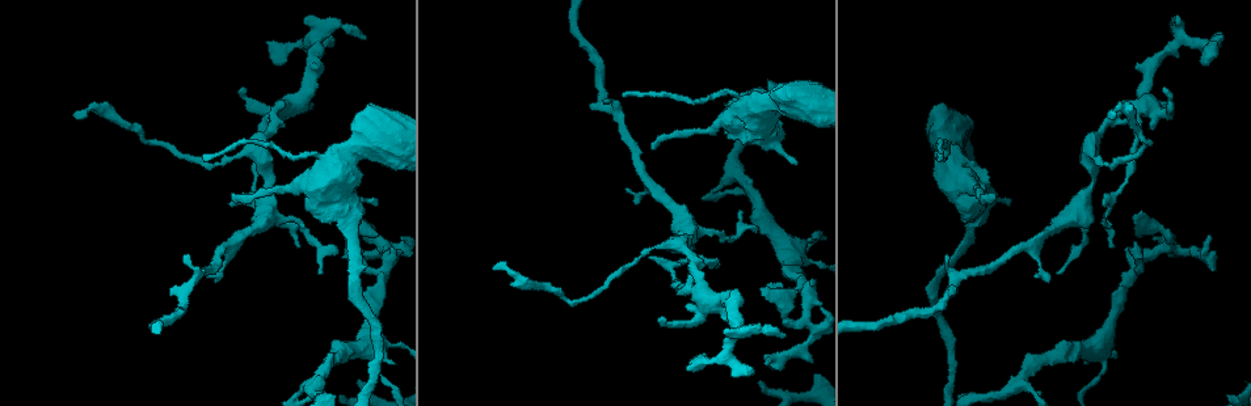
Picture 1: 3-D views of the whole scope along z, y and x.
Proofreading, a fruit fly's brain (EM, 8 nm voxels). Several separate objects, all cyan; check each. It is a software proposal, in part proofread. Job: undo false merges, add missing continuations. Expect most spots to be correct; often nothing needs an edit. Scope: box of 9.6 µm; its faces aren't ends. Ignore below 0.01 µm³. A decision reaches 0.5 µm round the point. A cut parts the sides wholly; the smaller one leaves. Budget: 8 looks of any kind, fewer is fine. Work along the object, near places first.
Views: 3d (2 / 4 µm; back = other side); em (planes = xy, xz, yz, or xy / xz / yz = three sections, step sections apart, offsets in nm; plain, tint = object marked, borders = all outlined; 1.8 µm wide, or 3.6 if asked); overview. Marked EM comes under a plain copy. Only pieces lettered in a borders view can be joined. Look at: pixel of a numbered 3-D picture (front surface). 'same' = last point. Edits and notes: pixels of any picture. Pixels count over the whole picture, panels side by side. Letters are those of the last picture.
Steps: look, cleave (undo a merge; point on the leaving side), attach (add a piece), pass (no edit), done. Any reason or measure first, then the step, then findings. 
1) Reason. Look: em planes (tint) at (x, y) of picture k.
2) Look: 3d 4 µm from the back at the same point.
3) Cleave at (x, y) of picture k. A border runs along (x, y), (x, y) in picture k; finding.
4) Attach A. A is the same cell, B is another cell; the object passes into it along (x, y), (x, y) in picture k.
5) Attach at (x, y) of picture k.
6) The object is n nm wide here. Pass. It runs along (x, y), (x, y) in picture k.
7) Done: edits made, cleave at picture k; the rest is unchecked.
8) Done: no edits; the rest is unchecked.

Four or more arms meet. Look: em yz step 16 (borders) at (315, 40) of picture 1.

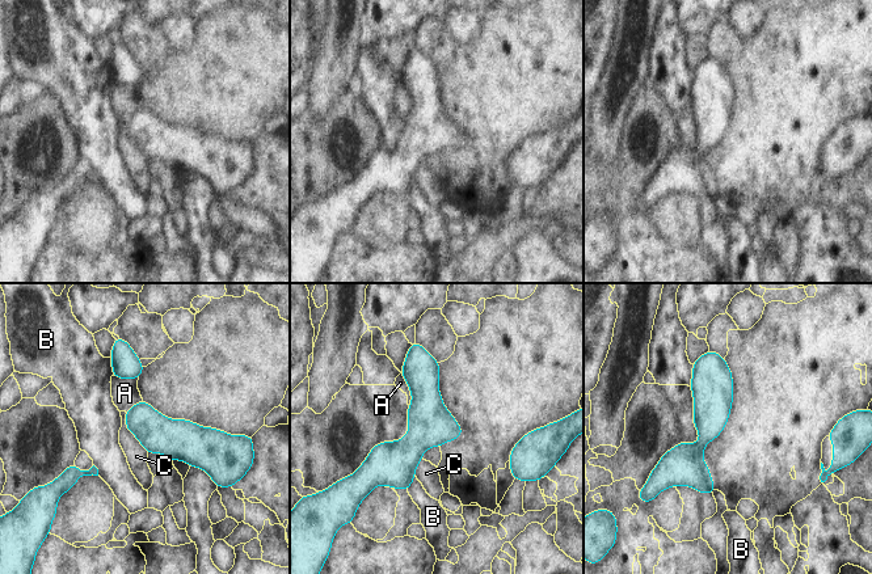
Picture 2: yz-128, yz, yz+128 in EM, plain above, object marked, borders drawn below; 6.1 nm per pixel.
Cut it another way. Look: em planes (borders) at the same point.

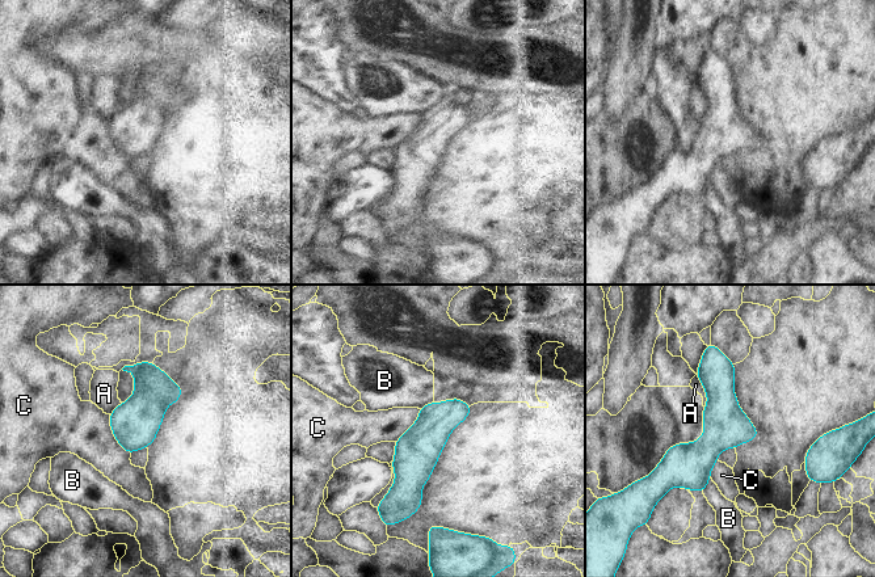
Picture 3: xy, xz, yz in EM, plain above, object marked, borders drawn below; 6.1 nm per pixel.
Pass. A, B and C are other cells; a border runs along (108, 415), (110, 432), (130, 454) in picture 3; continuous, no second neuron.

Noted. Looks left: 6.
Free end. Look: 3d 2 µm at (239, 90) of picture 1.

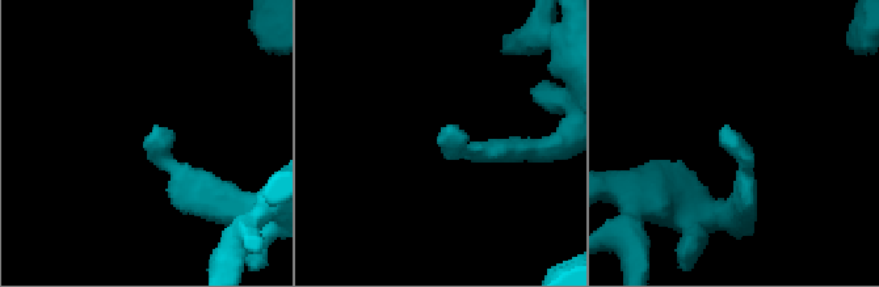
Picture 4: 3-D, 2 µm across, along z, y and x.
Now the EM. Look: em planes (borders) at (147, 139) of picture 4.

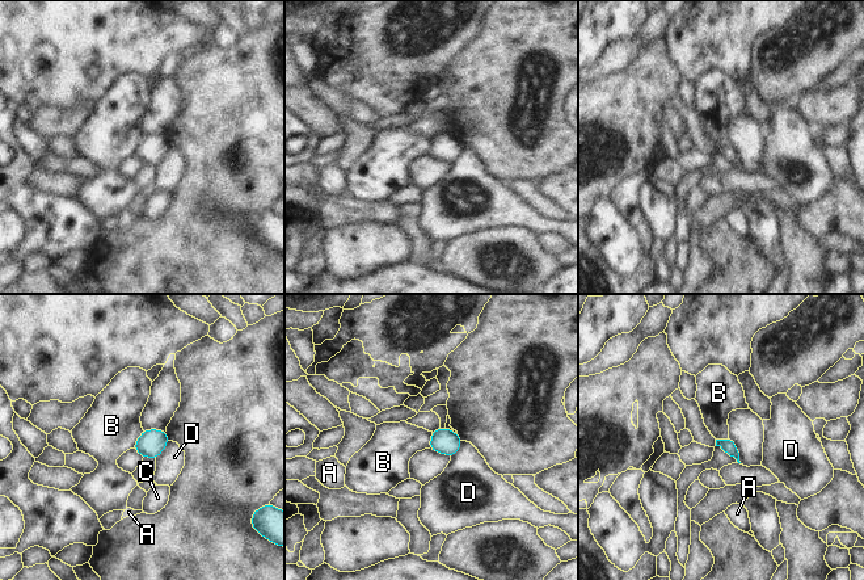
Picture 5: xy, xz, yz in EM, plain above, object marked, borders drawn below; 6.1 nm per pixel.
Pass. A, B, C and D are other cells; a border runs along (143, 431), (131, 448) in picture 5; none of them fits.

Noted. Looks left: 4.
Free end. Look: 3d 2 µm at (798, 163) of picture 1.

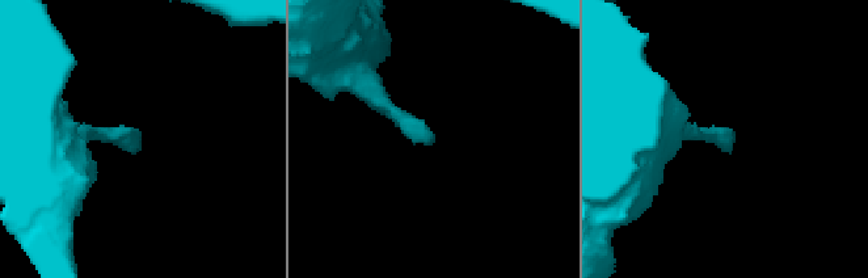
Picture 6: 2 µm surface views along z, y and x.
Need the tissue. Look: em planes (borders) at (433, 141) of picture 6.

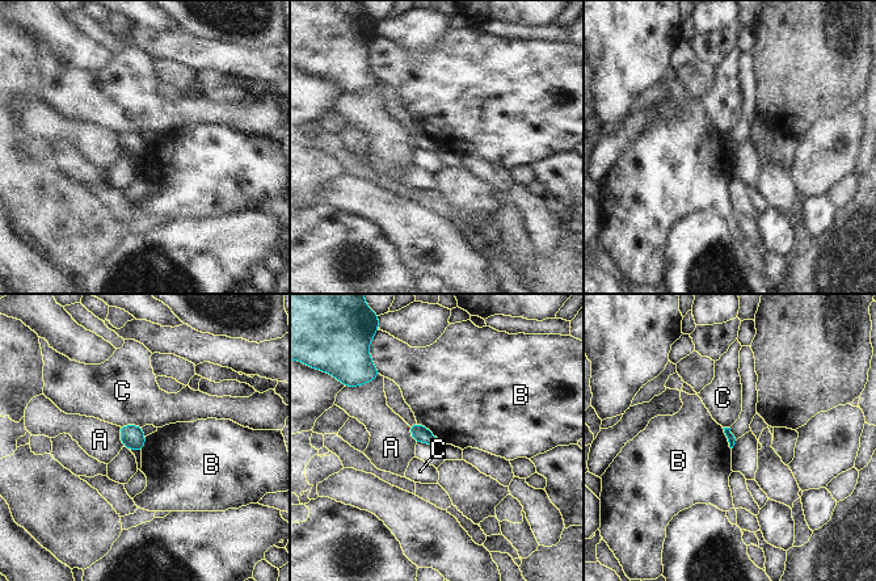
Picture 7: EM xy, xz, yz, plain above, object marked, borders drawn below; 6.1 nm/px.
Pass. A, B and C are other cells; a border runs along (417, 421), (439, 442) in picture 7; no lettered piece goes on from it.

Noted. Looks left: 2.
Done: no edits; the rest is unchecked.

